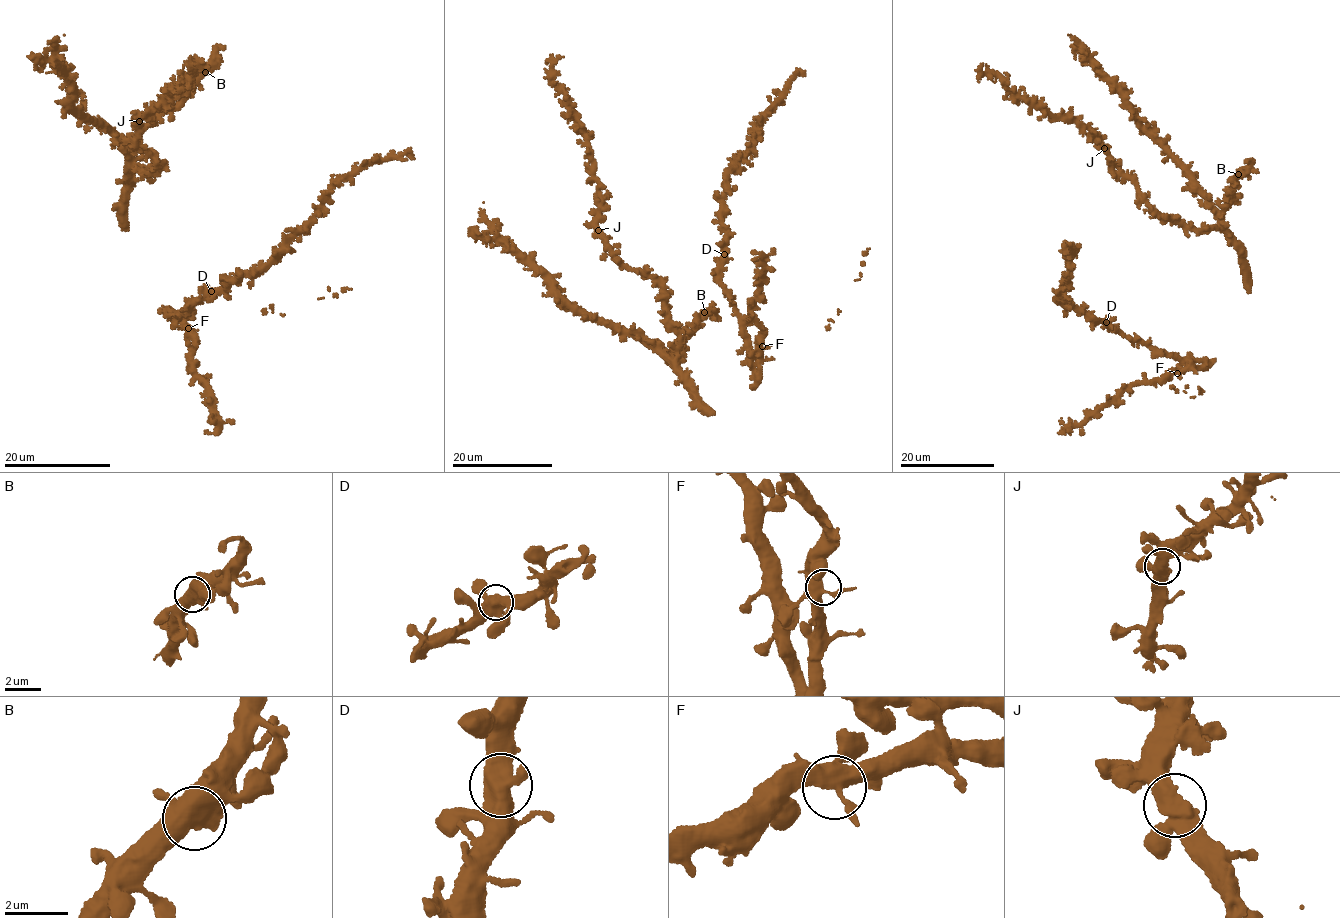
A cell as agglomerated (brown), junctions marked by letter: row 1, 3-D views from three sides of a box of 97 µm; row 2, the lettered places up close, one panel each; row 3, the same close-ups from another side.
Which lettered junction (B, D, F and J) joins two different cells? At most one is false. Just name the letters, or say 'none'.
none

